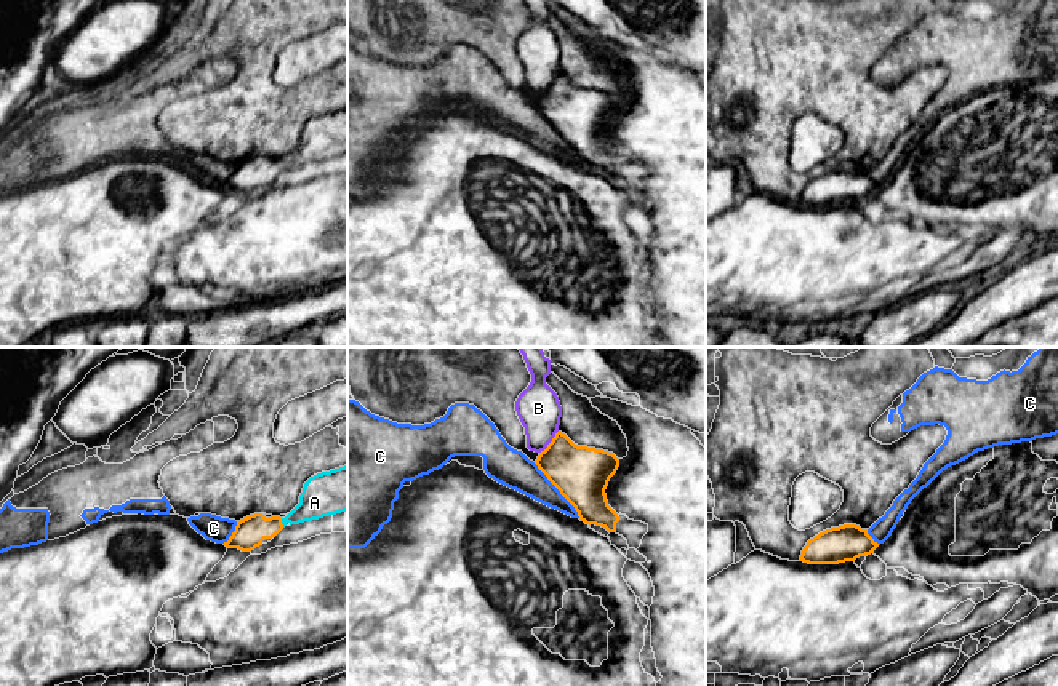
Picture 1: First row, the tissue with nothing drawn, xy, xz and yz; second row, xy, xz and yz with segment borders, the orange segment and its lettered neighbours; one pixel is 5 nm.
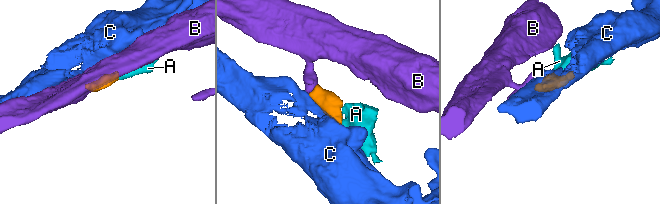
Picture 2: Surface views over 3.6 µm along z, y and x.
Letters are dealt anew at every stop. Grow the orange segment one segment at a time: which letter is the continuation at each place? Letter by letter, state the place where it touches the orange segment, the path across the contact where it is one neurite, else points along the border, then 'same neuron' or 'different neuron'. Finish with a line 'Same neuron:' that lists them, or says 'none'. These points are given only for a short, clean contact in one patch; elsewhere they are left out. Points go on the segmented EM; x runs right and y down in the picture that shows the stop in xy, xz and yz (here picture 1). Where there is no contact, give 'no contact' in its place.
A: meets orange in xy at (280, 523); runs through xy (250, 531), (280, 523), (306, 510), (322, 496); same neuron
B: meets orange in xz at (551, 442); border along xz (557, 430), (540, 453); different neuron
C: meets orange in xz at (557, 488); different neuron
Same neuron: A

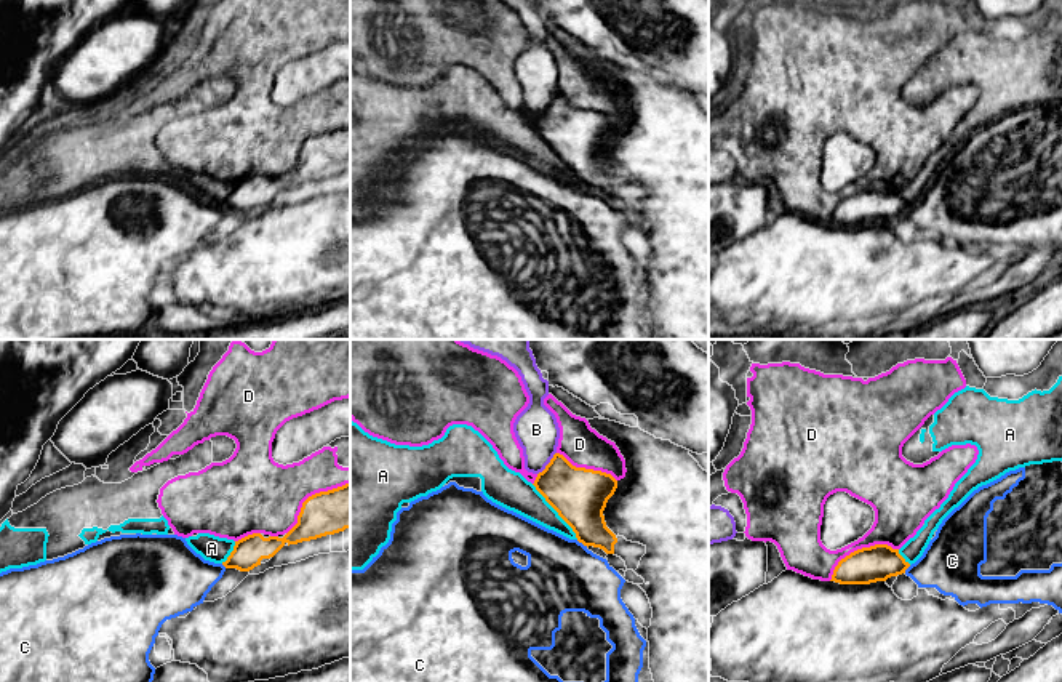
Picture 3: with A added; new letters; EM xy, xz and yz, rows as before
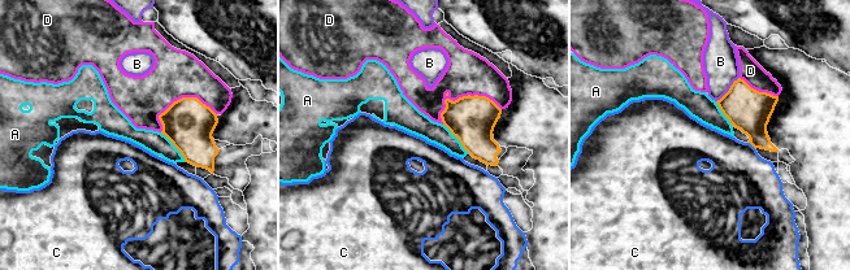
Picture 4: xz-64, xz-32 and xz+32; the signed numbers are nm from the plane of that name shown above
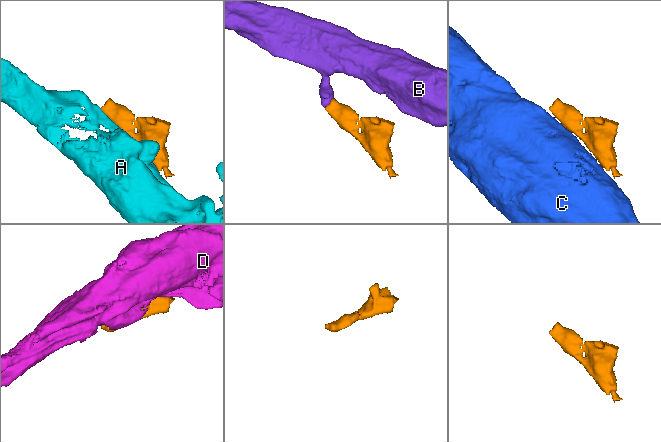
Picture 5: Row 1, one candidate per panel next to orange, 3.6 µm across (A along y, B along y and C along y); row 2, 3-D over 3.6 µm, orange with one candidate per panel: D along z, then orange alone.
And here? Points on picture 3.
A: meets orange in xz at (555, 509); different neuron
B: meets orange in xz at (549, 463); border along xz (555, 452), (538, 474); different neuron
C: meets orange in xz at (582, 543); border along xz (576, 540), (587, 546); different neuron
D: meets orange in yz at (859, 549); different neuron
Same neuron: none

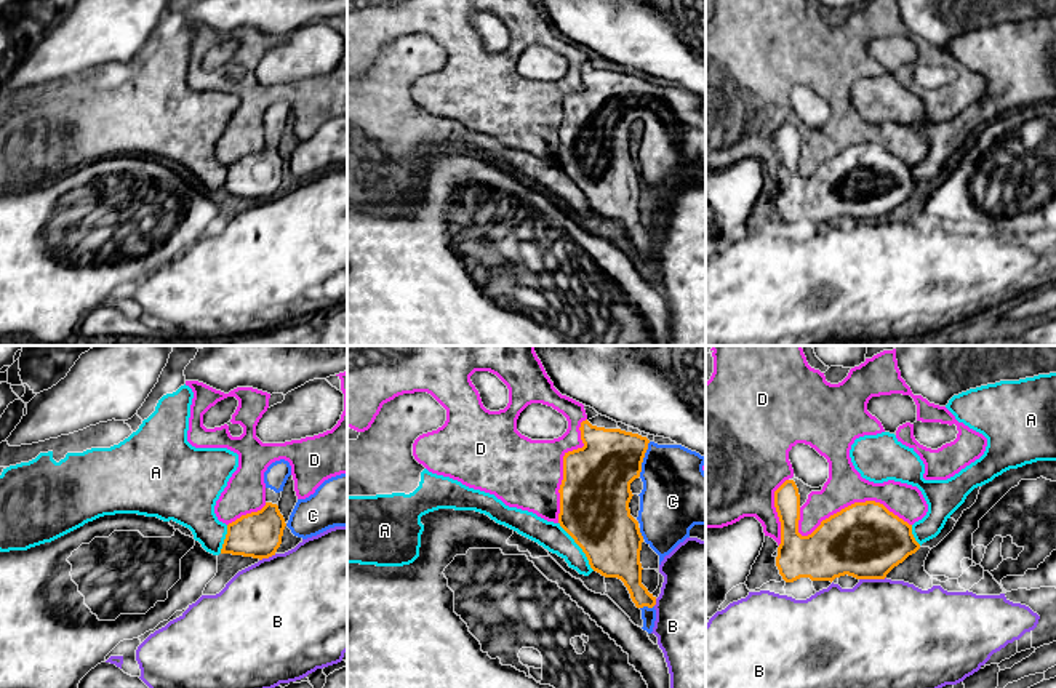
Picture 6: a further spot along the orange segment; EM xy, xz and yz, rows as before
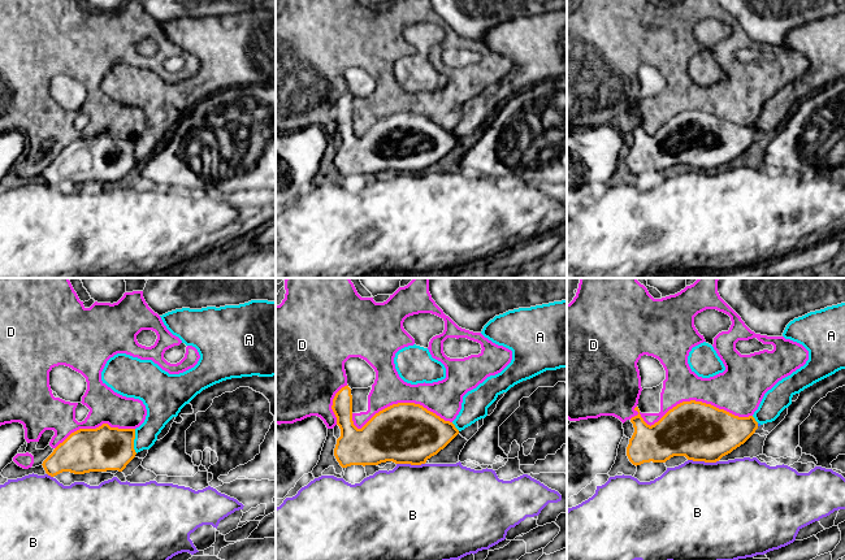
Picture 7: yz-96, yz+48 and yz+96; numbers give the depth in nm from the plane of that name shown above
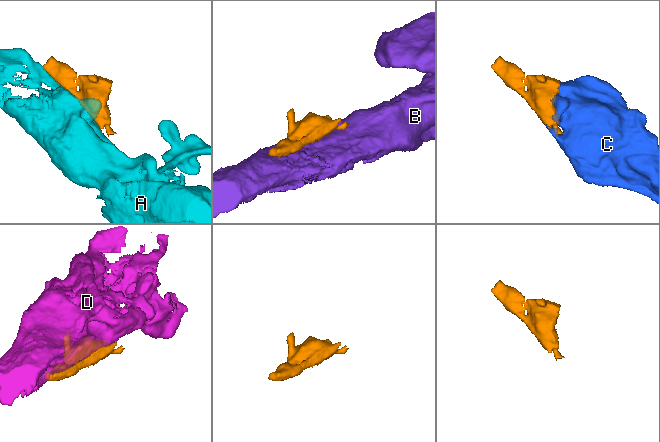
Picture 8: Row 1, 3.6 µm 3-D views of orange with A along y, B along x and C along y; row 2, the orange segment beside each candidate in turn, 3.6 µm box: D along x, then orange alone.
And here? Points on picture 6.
A: meets orange in xz at (578, 544); different neuron
B: meets orange in yz at (872, 578); different neuron
C: meets orange in xz at (642, 460); same neuron
D: meets orange in yz at (855, 503); different neuron
Same neuron: C

